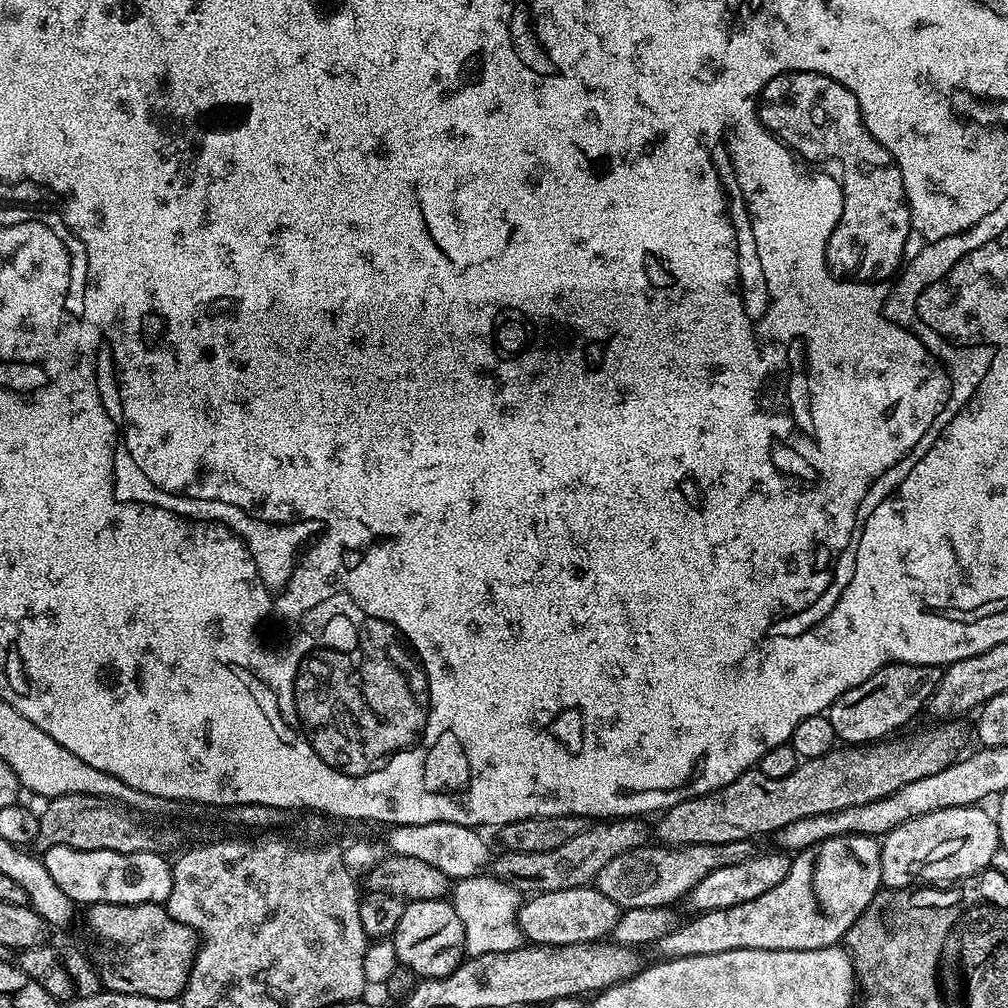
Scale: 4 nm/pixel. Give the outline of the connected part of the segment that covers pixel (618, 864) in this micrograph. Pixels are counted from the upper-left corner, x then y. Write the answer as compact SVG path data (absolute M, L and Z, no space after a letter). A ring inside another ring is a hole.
M739 840L725 844L681 844L679 846L661 846L649 843L647 848L635 848L618 854L618 858L606 862L602 870L598 870L594 887L606 894L610 902L614 902L621 910L625 908L667 908L675 905L689 895L692 889L706 878L706 874L714 874L714 870L722 870L722 866L734 866L738 862L751 860L754 855L752 840Z

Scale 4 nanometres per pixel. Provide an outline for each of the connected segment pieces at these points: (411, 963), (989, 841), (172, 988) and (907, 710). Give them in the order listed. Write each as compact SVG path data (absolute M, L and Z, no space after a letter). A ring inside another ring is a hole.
M447 899L413 900L405 903L402 918L390 937L390 944L396 947L396 956L403 967L409 968L416 977L446 978L466 959L464 931L458 910Z
M969 806L967 808L947 808L946 810L934 810L930 814L922 814L918 818L914 818L910 822L902 822L902 826L898 826L894 830L890 830L879 841L880 845L880 883L885 889L907 888L911 889L917 882L927 882L929 885L936 886L941 882L959 882L966 876L975 876L978 872L983 872L989 867L988 864L995 858L996 852L1000 848L1000 826L988 812L983 812L983 807Z
M93 904L87 909L88 922L108 944L116 947L120 976L105 975L105 989L135 992L155 1000L180 1000L202 945L201 937L189 924L175 920L164 904Z
M890 663L879 668L866 682L846 690L827 711L837 741L848 746L863 746L891 737L895 728L908 724L931 701L940 677L939 667L931 664Z

